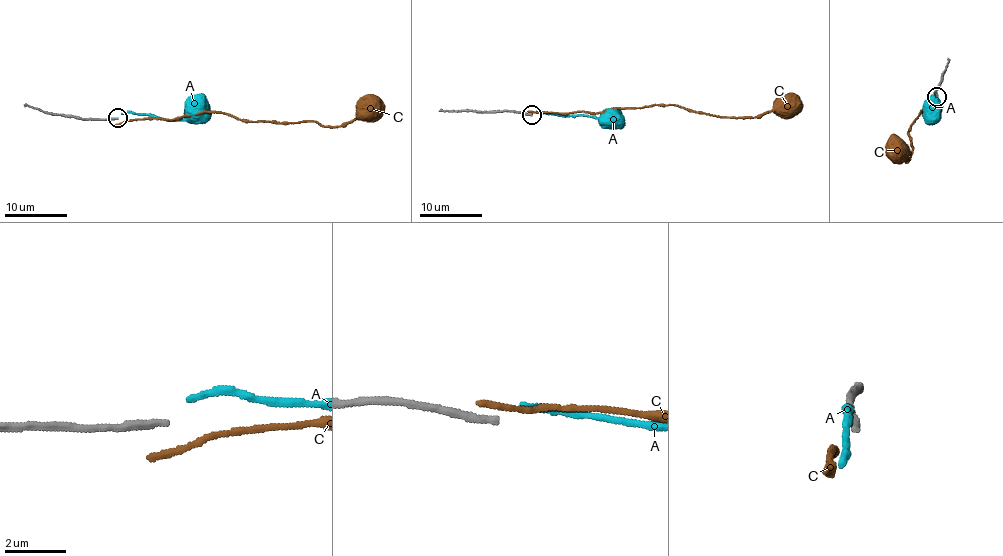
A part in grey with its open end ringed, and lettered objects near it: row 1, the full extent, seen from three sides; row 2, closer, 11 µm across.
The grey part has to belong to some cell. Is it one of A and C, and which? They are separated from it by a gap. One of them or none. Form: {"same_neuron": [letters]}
{"same_neuron": []}

